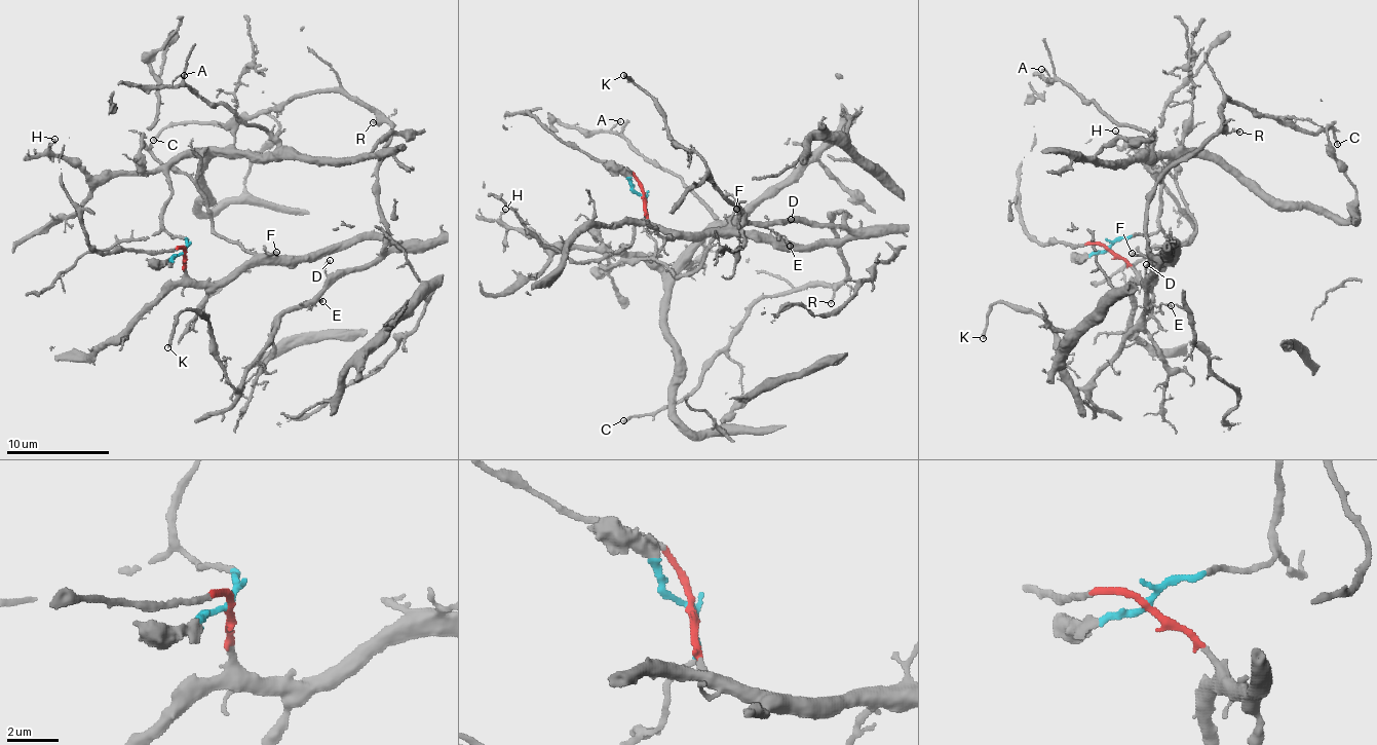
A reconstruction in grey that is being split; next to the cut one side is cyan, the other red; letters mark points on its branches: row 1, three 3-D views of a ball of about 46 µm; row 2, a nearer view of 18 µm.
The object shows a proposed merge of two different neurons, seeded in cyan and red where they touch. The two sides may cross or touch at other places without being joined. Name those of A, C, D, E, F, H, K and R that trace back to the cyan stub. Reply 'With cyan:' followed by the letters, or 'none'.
With cyan: A, H

